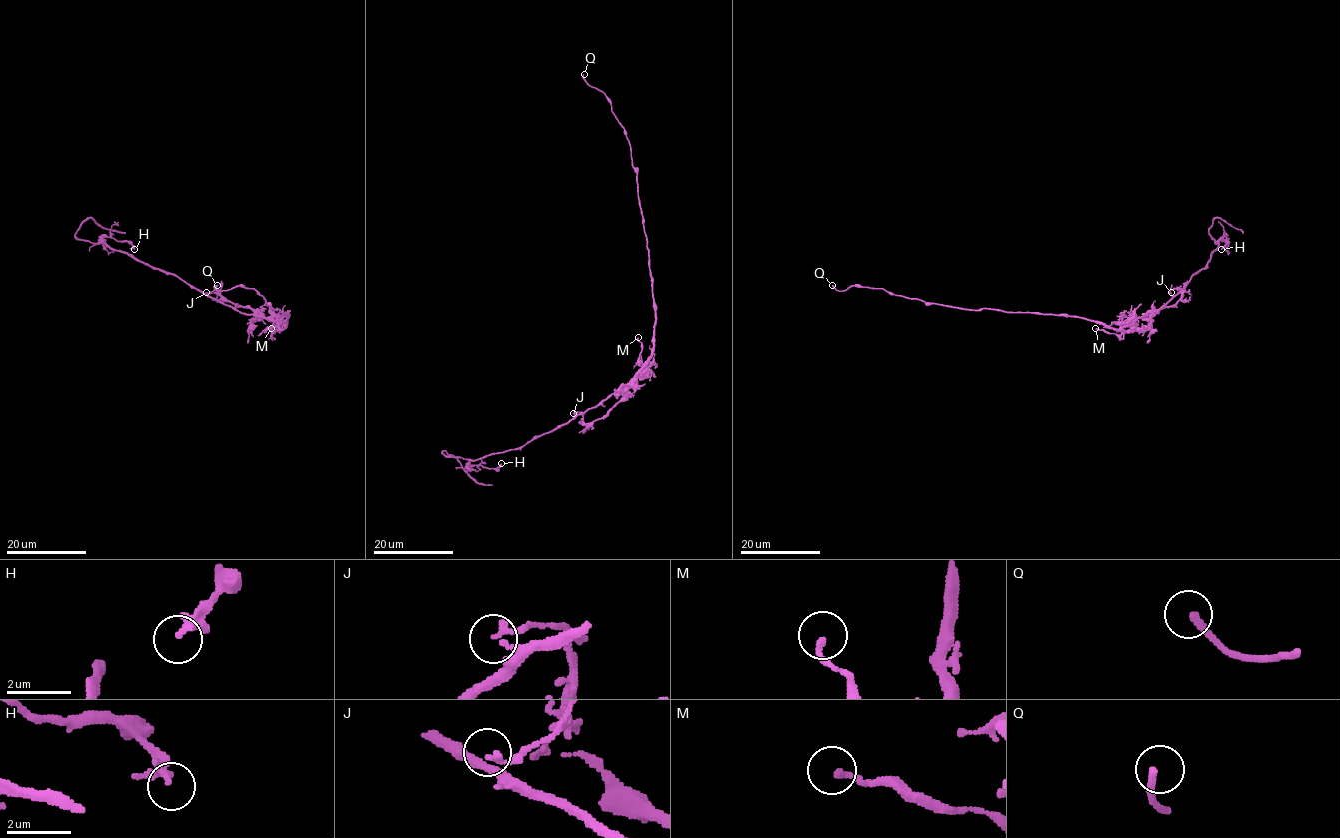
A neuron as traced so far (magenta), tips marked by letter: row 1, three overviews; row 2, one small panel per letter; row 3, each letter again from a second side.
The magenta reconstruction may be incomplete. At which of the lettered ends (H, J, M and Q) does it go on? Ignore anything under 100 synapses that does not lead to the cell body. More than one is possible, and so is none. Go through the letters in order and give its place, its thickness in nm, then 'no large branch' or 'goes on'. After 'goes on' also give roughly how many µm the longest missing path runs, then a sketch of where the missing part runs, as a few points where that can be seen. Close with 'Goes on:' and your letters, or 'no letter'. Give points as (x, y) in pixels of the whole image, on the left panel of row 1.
H: (134, 249) | 200 nm | no large branch
J: (206, 292) | 190 nm | no large branch
M: (271, 328) | 180 nm | no large branch
Q: (217, 285) | 220 nm | no large branch
Goes on: no letter

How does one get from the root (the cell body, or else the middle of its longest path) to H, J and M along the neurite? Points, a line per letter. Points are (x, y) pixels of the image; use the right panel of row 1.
H: (1124, 322), (1153, 313), (1163, 306), (1208, 263), (1223, 237), (1226, 244), (1221, 249)
J: (1124, 322), (1172, 306), (1181, 296), (1181, 290), (1173, 288), (1171, 292)
M: (1124, 322), (1124, 330), (1120, 334), (1095, 328)

